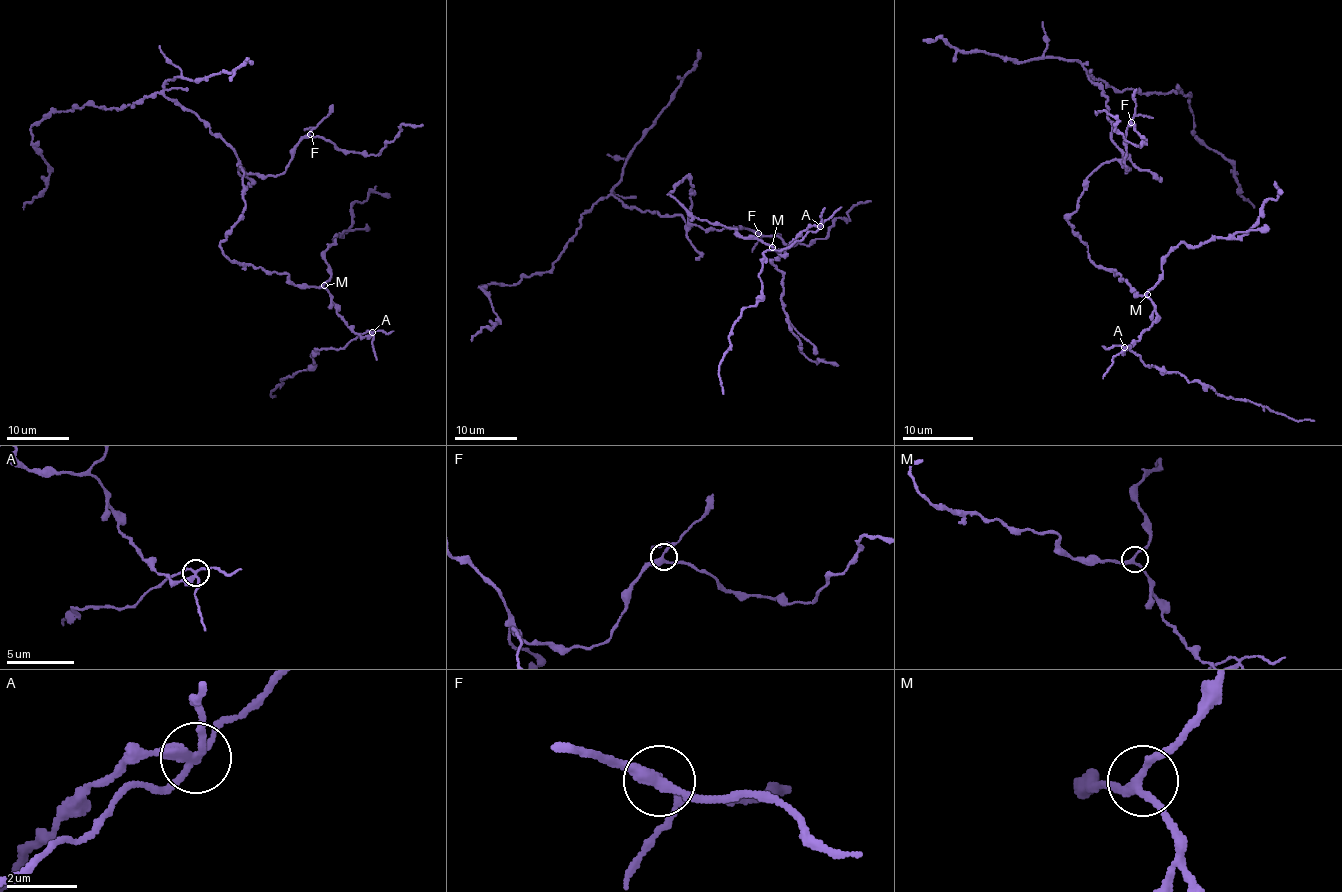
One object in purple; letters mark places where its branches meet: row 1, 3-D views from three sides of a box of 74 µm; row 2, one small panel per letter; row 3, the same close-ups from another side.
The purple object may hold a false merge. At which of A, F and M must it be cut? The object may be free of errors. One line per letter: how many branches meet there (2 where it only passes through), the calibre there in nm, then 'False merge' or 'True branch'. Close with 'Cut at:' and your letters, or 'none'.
A: Branches: 5. Thickness 240 nm. False merge
F: Branches: 3. Thickness 280 nm. True branch
M: Branches: 3. Thickness 190 nm. True branch
Cut at: A

